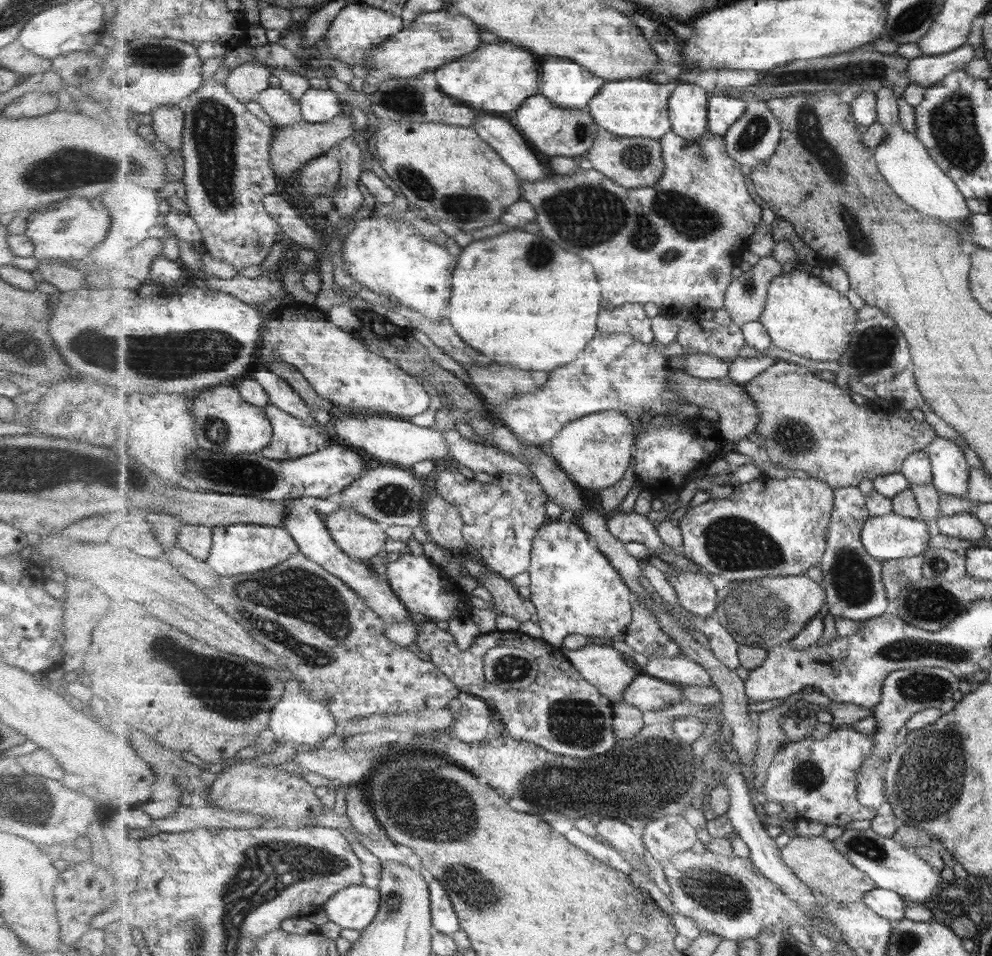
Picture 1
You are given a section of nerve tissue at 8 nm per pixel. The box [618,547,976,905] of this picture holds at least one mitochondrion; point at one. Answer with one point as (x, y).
(941, 753)

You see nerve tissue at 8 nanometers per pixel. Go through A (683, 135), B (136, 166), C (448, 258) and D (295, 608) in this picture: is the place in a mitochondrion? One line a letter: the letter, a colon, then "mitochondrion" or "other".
A: other
B: mitochondrion
C: other
D: mitochondrion

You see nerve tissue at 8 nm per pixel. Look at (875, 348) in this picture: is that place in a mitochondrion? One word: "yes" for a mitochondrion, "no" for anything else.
yes

